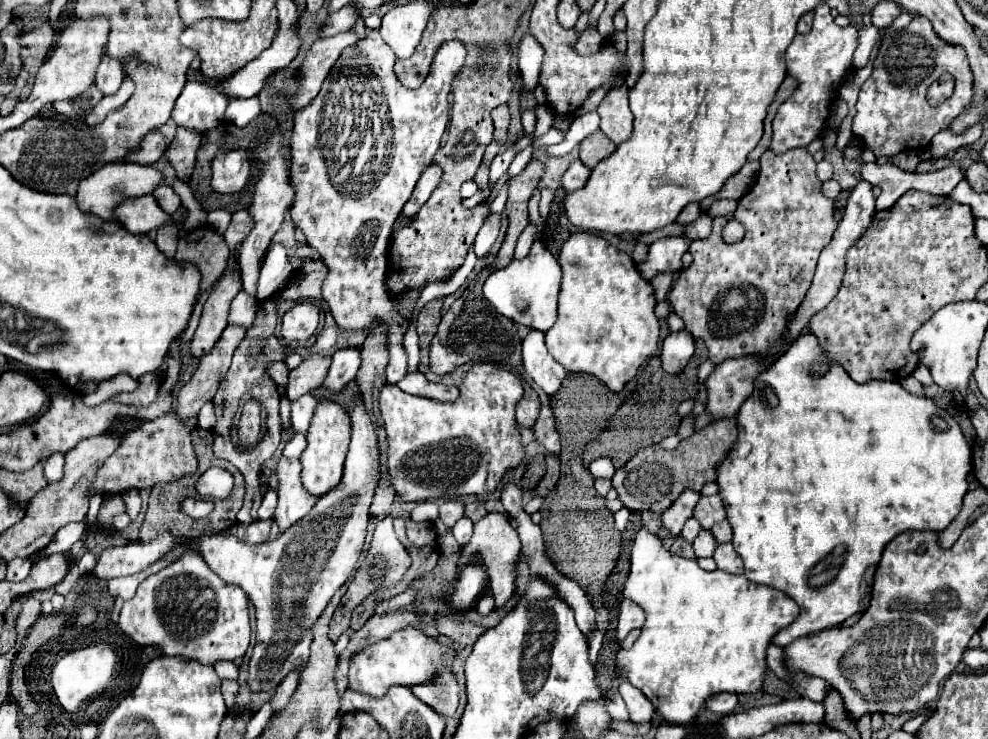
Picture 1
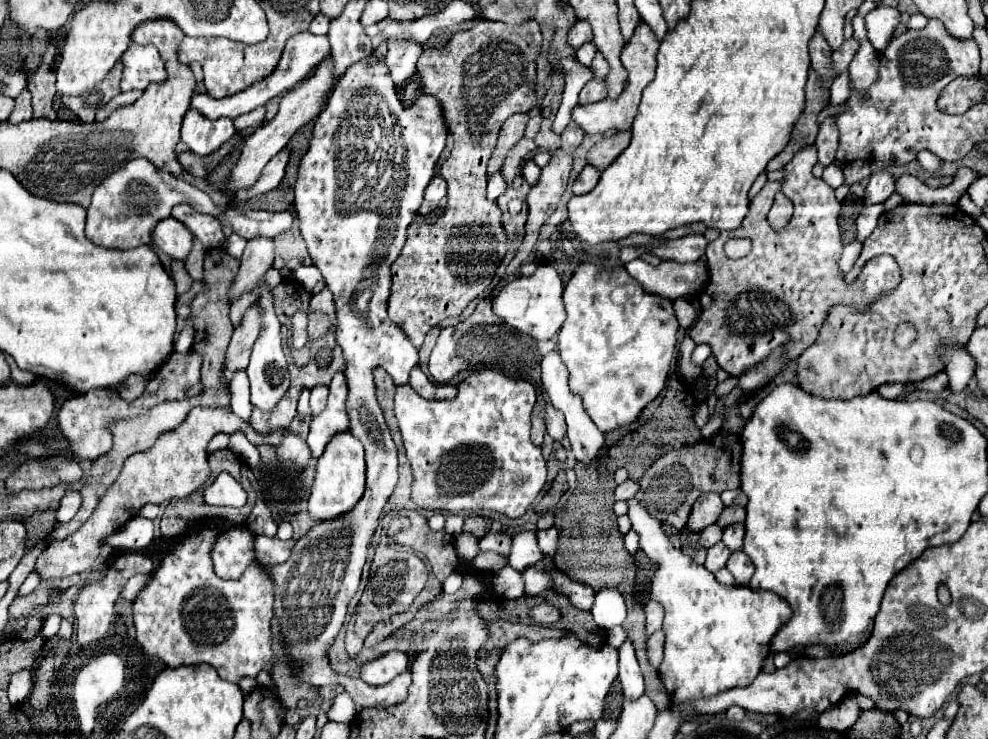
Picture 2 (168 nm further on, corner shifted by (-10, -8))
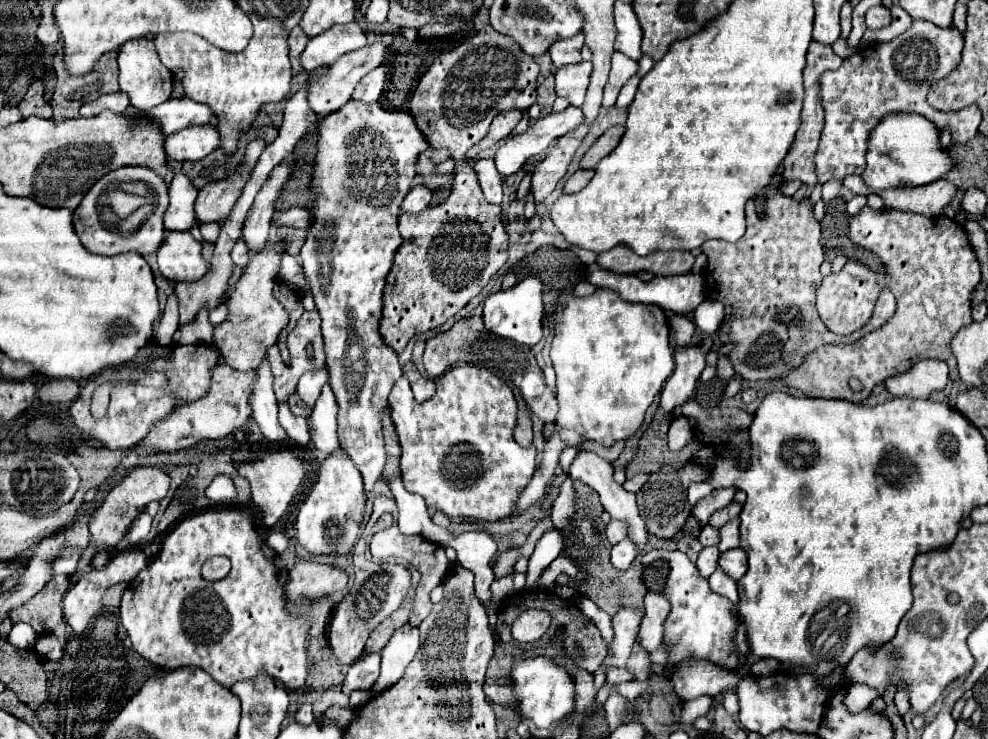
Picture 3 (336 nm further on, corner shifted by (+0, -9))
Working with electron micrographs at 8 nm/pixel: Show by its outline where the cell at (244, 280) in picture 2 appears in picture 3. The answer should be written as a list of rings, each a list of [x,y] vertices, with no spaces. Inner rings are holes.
[[[289,156],[289,160],[285,160],[285,164],[281,164],[281,168],[277,168],[277,172],[273,172],[273,176],[269,178],[269,184],[265,184],[265,188],[261,188],[261,192],[257,194],[257,200],[253,202],[251,210],[247,212],[241,238],[245,240],[251,254],[255,254],[267,246],[271,216],[275,212],[273,204],[281,192],[281,184],[285,184],[285,176],[289,176],[289,168],[291,168],[293,160],[295,158]]]

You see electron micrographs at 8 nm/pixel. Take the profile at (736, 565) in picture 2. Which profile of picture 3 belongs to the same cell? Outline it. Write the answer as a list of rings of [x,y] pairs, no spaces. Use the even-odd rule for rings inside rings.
[[[741,548],[727,550],[719,556],[719,566],[733,580],[741,580],[743,574],[747,572],[747,554]]]

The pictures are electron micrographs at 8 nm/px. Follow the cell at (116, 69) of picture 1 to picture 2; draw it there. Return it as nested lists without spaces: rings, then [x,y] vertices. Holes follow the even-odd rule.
[[[131,45],[123,57],[123,79],[121,79],[121,91],[141,89],[145,91],[151,83],[163,83],[167,79],[165,63],[159,57],[157,47],[135,47]]]

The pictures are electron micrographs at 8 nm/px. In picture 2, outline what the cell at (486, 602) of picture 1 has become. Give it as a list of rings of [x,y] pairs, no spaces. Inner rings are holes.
[[[503,567],[495,573],[495,579],[493,579],[493,587],[495,587],[495,593],[501,595],[503,599],[519,599],[523,593],[525,593],[525,587],[523,587],[523,577],[519,571],[515,571],[513,567]]]

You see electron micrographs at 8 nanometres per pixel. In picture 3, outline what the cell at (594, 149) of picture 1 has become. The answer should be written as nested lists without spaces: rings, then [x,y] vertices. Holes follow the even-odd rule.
[[[613,126],[613,128],[609,128],[609,130],[587,150],[587,154],[581,158],[581,168],[595,168],[601,158],[605,158],[607,154],[611,154],[611,152],[615,150],[615,146],[619,144],[623,132],[625,132],[623,126]]]

